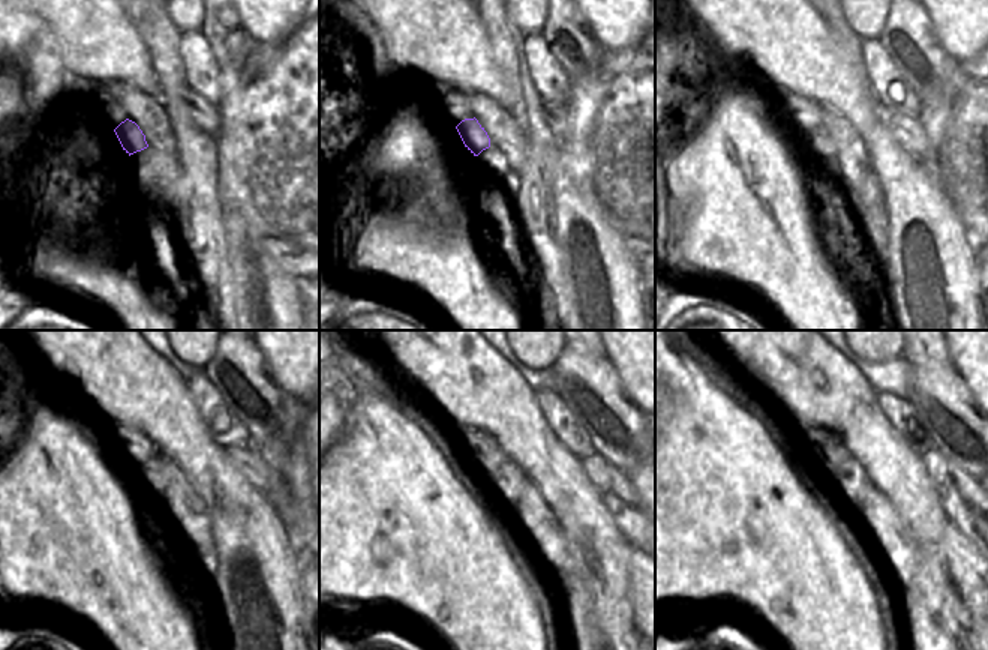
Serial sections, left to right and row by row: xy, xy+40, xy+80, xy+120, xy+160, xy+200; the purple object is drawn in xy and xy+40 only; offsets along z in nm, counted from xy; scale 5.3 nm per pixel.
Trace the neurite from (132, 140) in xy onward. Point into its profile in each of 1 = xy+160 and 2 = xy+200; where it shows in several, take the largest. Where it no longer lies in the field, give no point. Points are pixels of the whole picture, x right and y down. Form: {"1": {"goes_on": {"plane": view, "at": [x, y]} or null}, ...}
{"1": {"goes_on": {"plane": "xy+160", "at": [507, 482]}}, "2": {"goes_on": {"plane": "xy+200", "at": [849, 481]}}}

